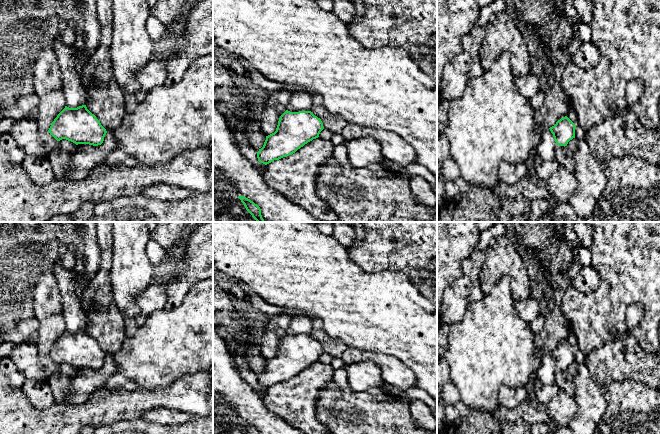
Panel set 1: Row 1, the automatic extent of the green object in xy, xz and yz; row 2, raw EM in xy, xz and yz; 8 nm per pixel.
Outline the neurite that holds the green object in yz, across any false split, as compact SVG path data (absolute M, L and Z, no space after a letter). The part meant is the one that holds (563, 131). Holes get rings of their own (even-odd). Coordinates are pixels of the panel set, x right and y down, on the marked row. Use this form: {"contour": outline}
{"contour": "M567 116L561 118L542 133L542 140L535 148L536 155L544 160L555 160L555 147L567 146L575 138L575 129L575 124Z"}

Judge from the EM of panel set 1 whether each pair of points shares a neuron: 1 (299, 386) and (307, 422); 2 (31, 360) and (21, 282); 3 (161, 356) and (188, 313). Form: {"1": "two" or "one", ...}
{"1": "one", "2": "two", "3": "one"}

